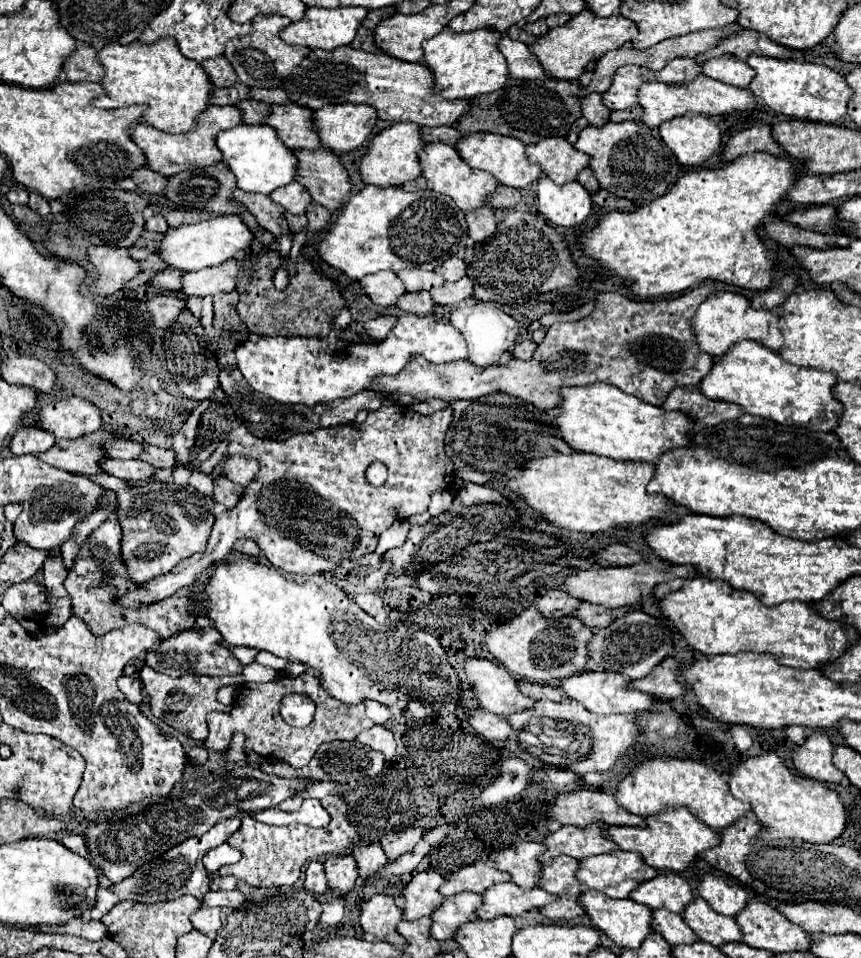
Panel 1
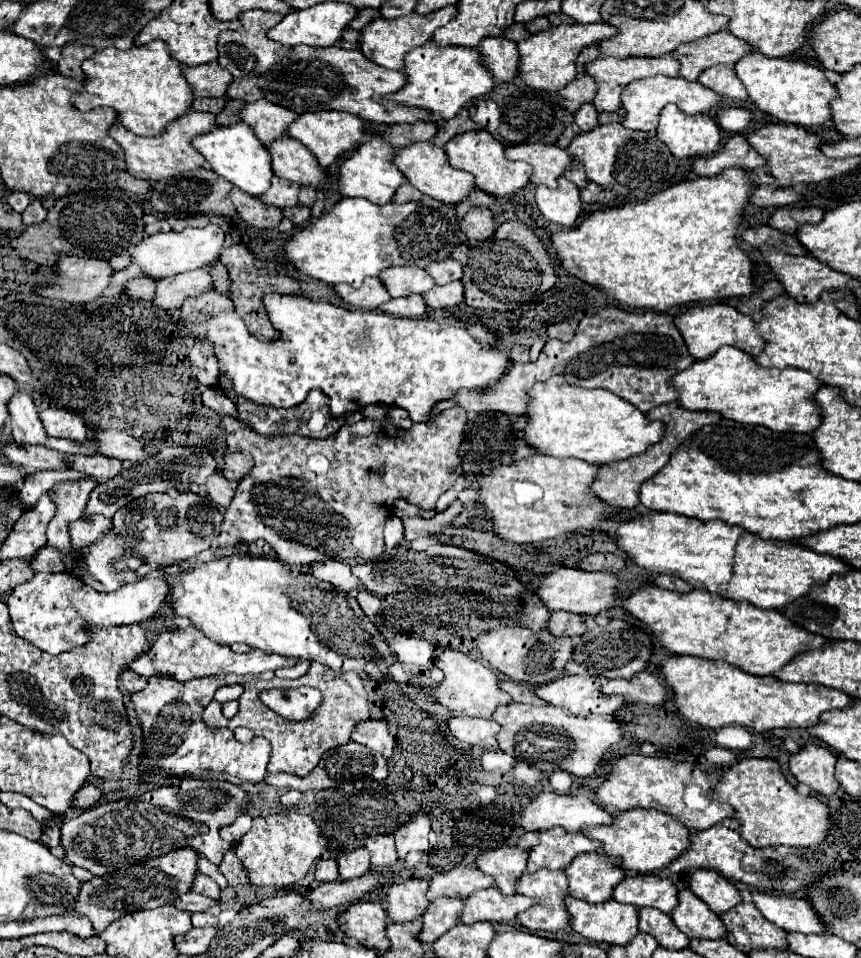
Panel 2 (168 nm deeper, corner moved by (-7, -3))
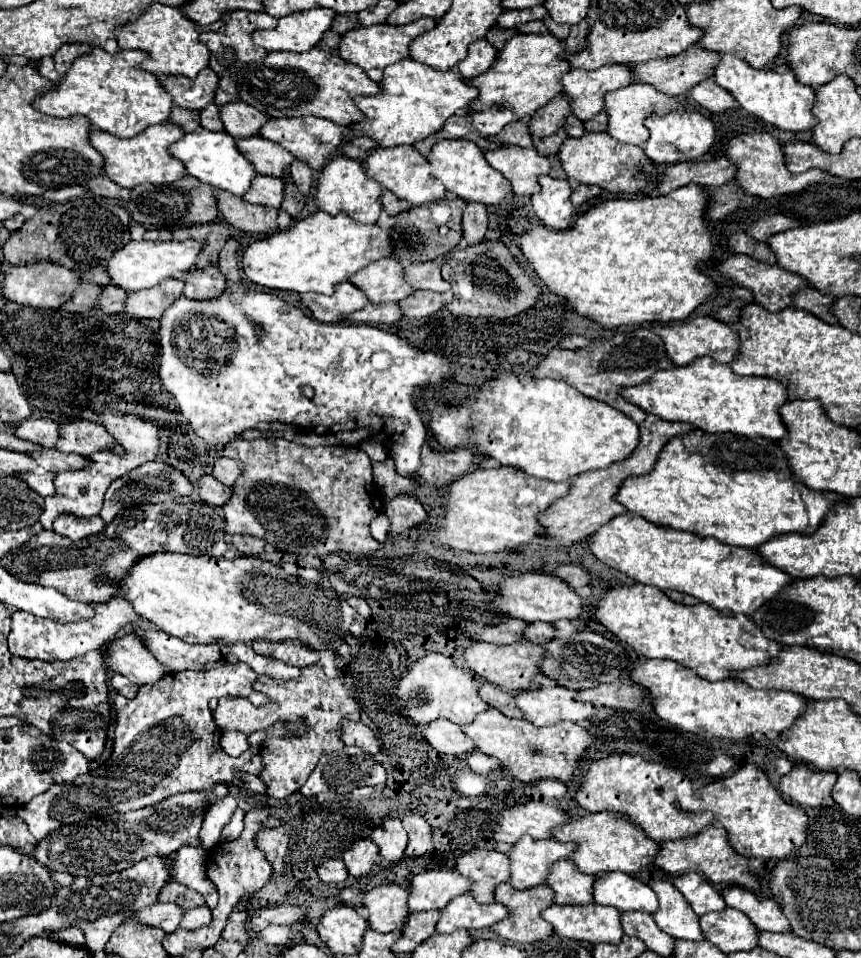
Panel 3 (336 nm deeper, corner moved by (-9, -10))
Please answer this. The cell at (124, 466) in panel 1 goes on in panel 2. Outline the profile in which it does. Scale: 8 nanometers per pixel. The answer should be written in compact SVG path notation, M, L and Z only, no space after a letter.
M72 455L72 469L78 469L80 473L86 473L90 477L96 477L98 483L108 481L124 469L124 463L118 459L108 459L104 455L94 455L94 457L84 457L84 455Z

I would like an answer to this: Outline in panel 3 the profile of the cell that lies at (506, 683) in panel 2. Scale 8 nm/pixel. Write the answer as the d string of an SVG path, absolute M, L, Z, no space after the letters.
M484 682L478 688L478 696L492 708L498 708L502 714L506 714L508 718L522 718L522 712L516 708L514 696L510 696L506 690L498 688L498 686L490 686L490 682Z

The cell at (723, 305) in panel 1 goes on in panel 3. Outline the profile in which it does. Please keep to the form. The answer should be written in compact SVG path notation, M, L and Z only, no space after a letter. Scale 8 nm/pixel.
M698 316L668 326L654 326L652 332L662 338L666 356L672 360L674 366L686 366L700 356L710 356L714 362L730 364L734 360L734 352L738 350L738 342L740 342L738 334L728 324L722 324L720 320L710 316Z

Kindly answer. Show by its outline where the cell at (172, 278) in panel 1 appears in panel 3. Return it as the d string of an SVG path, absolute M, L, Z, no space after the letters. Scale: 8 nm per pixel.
M104 286L104 290L102 290L102 294L100 294L100 300L98 300L98 310L100 312L104 312L104 314L116 314L116 312L122 312L122 308L124 308L124 296L126 296L128 292L124 292L124 290L120 290L120 288L116 288L116 286Z

